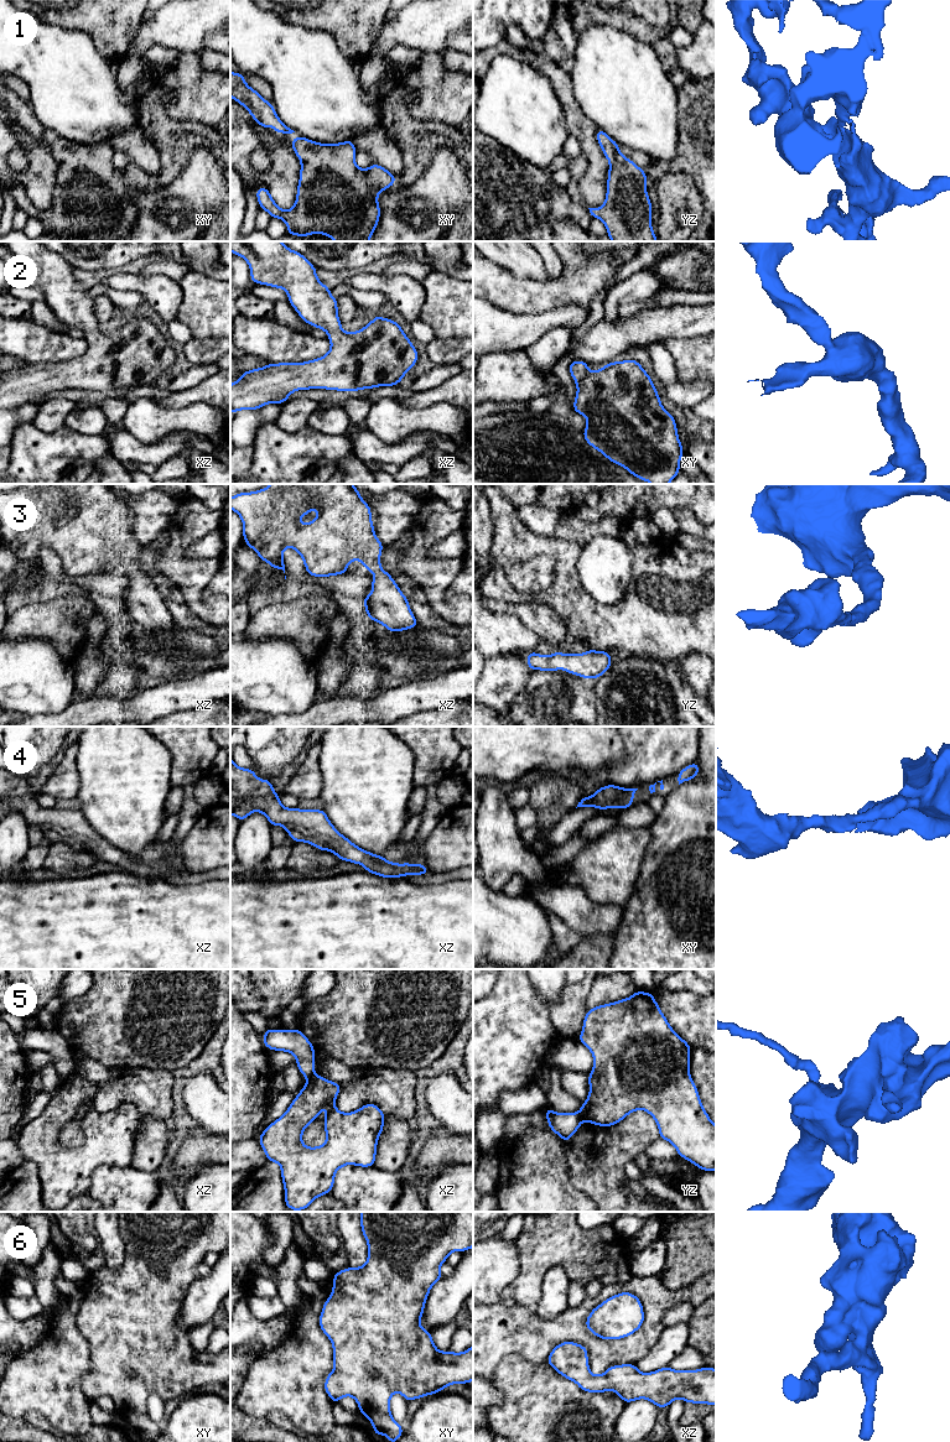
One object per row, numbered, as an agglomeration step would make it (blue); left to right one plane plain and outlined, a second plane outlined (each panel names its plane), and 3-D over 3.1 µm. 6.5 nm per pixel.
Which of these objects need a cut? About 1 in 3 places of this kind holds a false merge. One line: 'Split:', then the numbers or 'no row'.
Split: 5

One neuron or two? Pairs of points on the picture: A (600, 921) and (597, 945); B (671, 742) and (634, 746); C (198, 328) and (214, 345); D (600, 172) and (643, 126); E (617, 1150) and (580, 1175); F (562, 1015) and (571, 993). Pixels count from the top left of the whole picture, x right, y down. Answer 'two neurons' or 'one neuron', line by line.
A: two neurons
B: one neuron
C: two neurons
D: two neurons
E: one neuron
F: one neuron

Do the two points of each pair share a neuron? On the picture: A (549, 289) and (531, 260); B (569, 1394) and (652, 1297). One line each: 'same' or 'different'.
A: different
B: different

